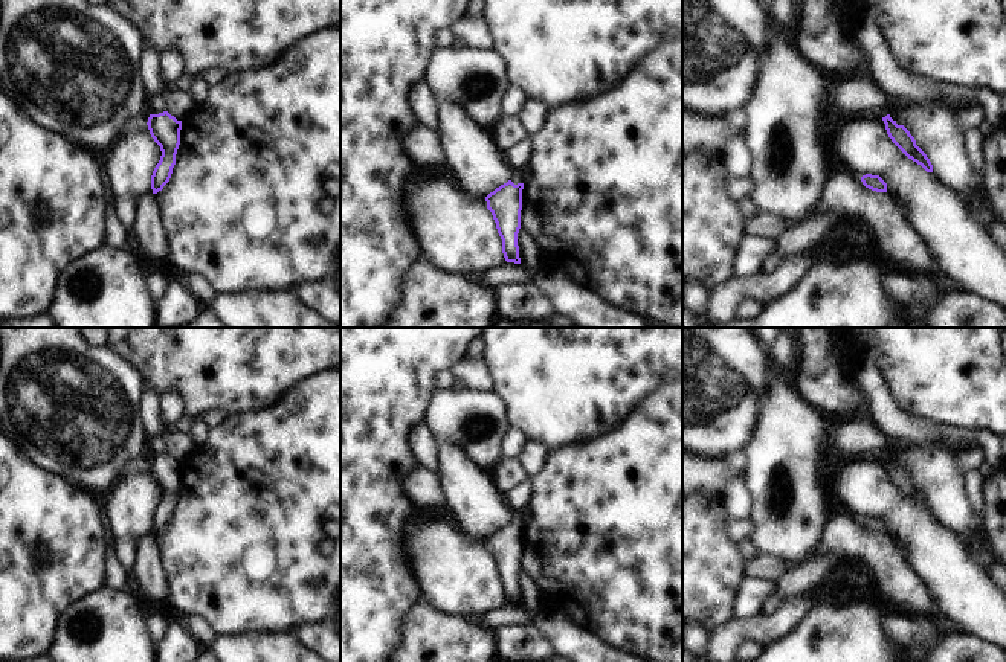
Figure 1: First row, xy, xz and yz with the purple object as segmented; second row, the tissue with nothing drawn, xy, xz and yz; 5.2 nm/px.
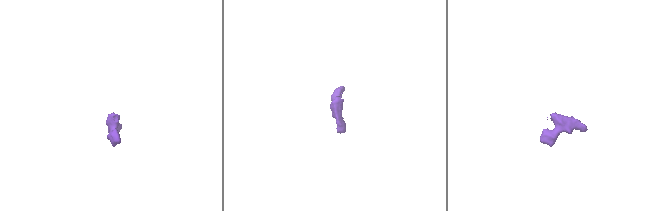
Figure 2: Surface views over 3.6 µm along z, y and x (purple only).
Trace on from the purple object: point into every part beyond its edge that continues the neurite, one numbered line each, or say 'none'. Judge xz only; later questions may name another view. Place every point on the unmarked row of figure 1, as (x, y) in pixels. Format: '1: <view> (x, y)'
1: xz (519, 517)

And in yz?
none

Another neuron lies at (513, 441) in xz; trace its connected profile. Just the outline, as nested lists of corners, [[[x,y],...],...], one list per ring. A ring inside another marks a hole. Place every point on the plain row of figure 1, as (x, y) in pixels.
[[[508,429],[502,438],[502,445],[499,448],[502,459],[518,459],[525,442],[527,438],[522,432]]]

